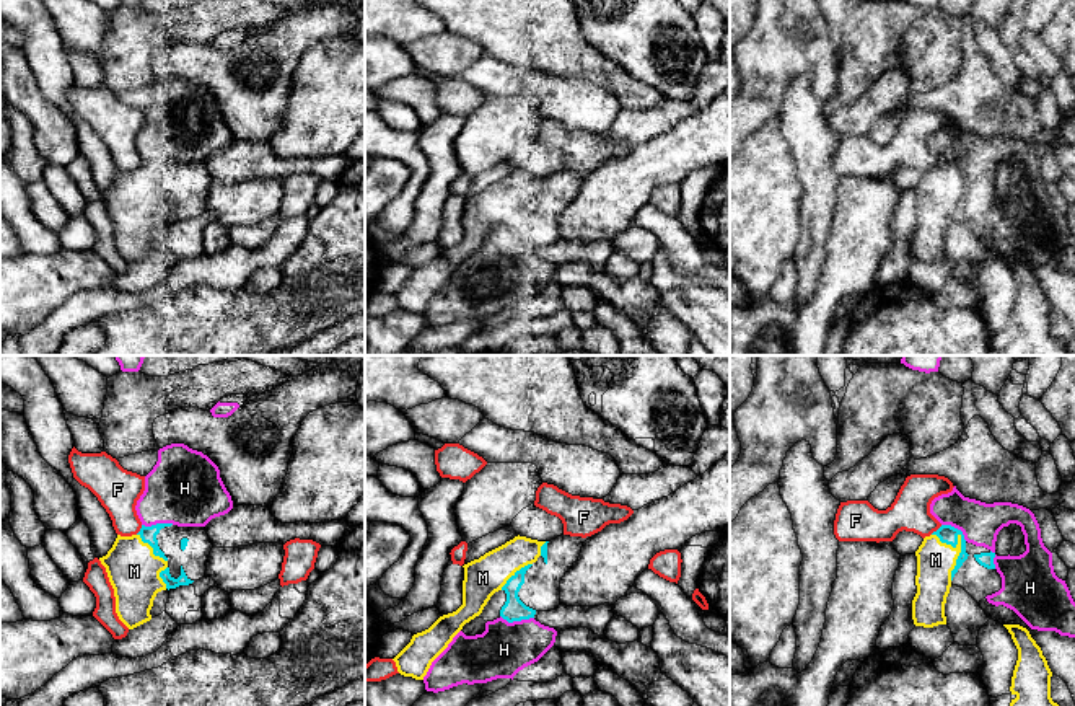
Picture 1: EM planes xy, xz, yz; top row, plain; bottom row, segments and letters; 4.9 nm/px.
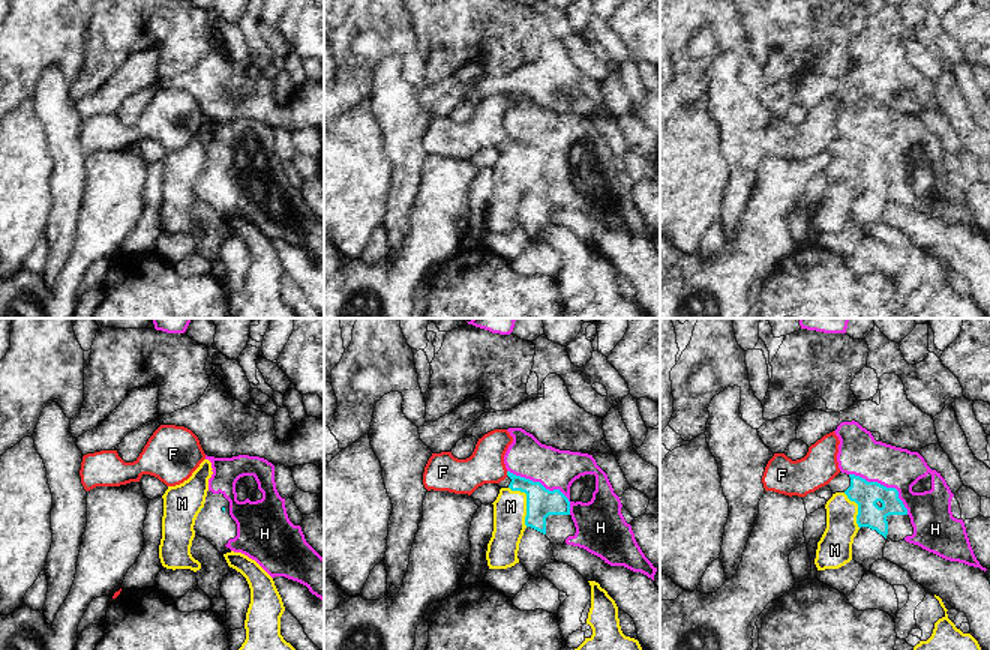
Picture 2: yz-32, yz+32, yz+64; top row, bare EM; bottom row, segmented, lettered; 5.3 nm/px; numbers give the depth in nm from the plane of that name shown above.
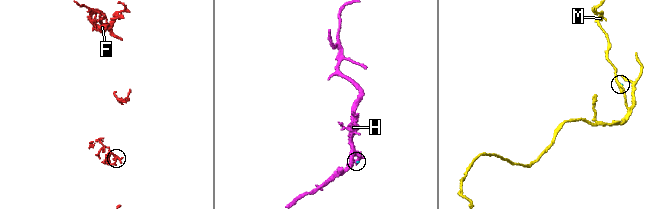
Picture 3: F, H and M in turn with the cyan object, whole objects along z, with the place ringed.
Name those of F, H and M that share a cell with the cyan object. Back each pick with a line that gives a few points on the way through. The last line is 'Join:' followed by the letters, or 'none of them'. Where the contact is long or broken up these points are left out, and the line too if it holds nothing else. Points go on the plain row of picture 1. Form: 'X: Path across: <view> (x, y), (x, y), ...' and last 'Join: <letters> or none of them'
Join: M

